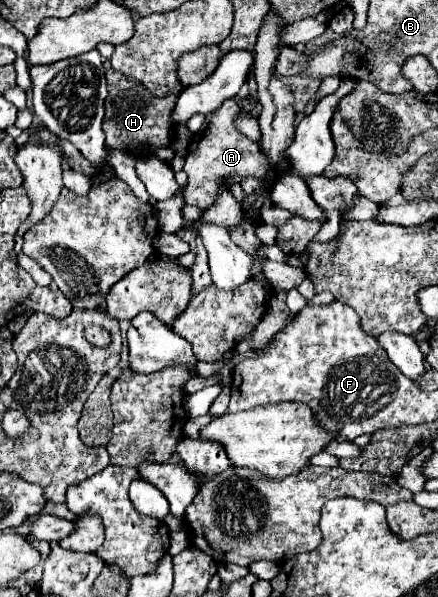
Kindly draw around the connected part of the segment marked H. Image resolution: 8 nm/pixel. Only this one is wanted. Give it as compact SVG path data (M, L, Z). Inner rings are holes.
M108 69L106 81L116 81L108 89L108 99L104 103L106 115L104 115L104 135L106 135L106 145L132 153L140 143L148 143L148 149L152 147L162 147L170 145L174 127L170 123L170 111L176 105L176 95L168 97L154 97L144 85L138 81L126 79L122 73Z

